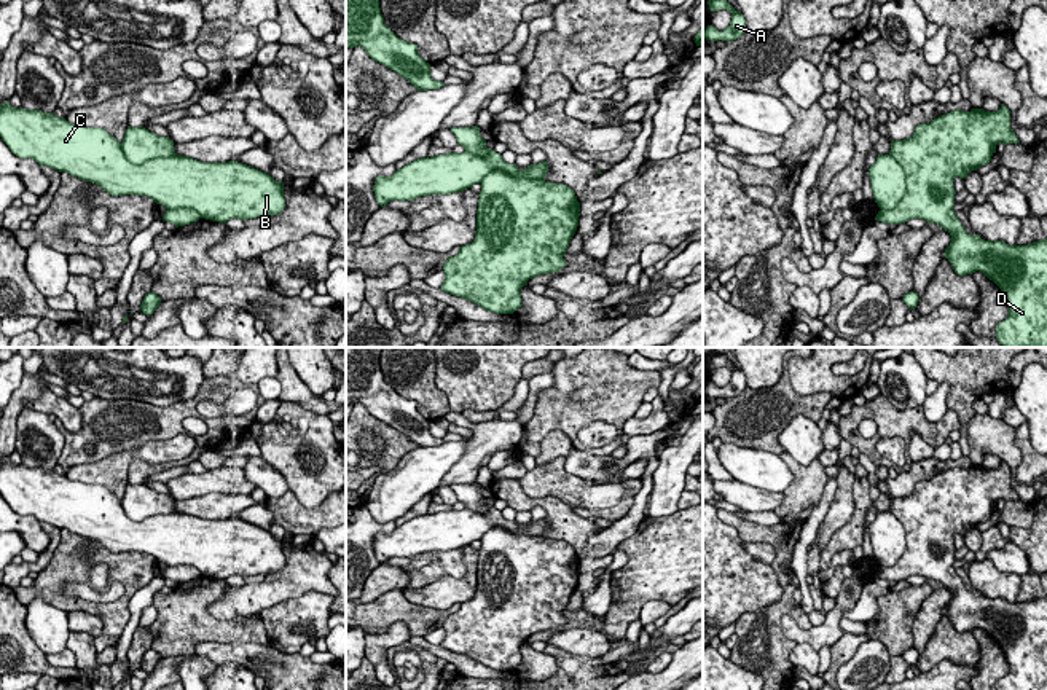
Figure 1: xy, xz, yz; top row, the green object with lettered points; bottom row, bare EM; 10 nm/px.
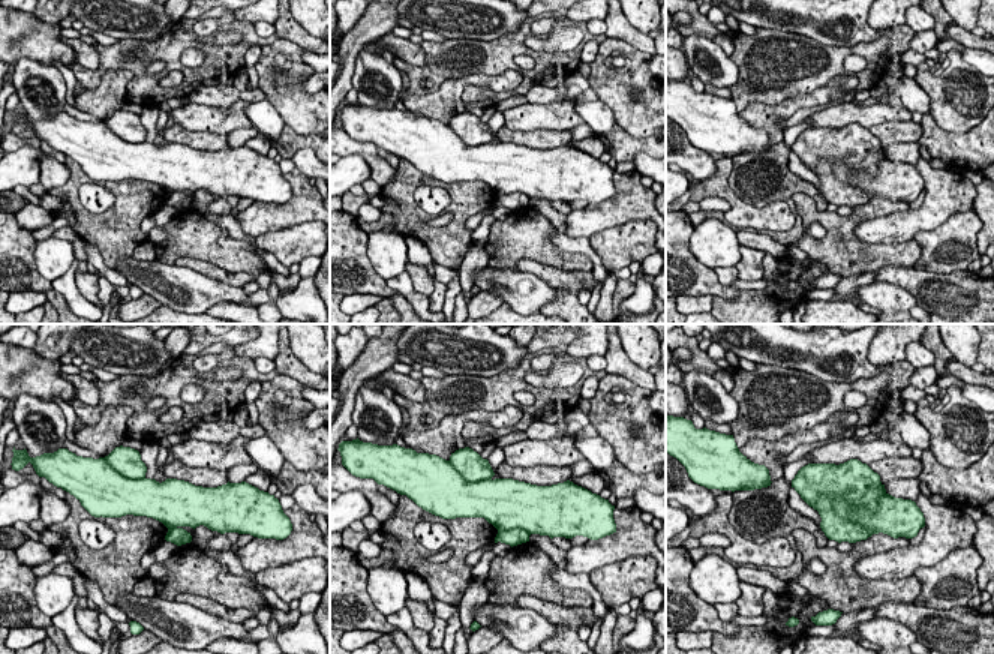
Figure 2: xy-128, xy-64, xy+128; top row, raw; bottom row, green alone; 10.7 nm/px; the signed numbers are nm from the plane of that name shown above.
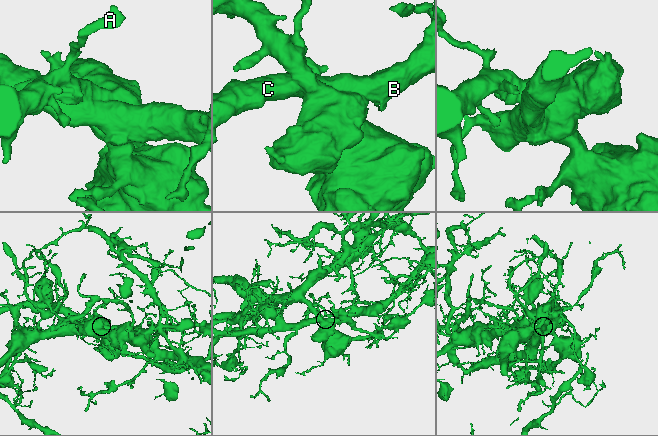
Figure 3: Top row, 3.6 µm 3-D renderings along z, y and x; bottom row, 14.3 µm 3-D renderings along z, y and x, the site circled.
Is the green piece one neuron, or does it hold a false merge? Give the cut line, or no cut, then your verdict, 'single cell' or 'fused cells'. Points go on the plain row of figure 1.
cut yz (890, 510), (902, 526), (905, 550), (893, 564), (883, 568); fused cells

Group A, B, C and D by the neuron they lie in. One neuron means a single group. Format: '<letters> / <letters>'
A D / B C

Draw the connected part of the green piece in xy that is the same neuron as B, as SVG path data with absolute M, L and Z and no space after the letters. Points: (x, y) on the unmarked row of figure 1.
M5 459L0 462L0 494L16 513L96 540L112 553L148 553L166 566L193 566L206 577L226 580L231 575L266 575L285 566L284 539L252 523L237 518L202 519L180 512L132 521L121 500L105 486L73 481L54 470L14 465Z

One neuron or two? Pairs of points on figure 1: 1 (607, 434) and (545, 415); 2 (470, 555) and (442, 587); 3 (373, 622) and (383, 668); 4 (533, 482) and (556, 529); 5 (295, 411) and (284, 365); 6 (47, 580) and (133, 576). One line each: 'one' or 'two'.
1: two
2: one
3: two
4: two
5: two
6: one

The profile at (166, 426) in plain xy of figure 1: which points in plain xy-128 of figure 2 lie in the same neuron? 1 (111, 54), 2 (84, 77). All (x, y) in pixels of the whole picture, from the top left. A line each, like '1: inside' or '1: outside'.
1: inside
2: inside

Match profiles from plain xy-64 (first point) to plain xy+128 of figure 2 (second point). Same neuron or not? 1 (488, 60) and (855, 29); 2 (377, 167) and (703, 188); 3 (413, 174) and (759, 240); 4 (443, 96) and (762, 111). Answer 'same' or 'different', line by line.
1: different
2: different
3: different
4: same

